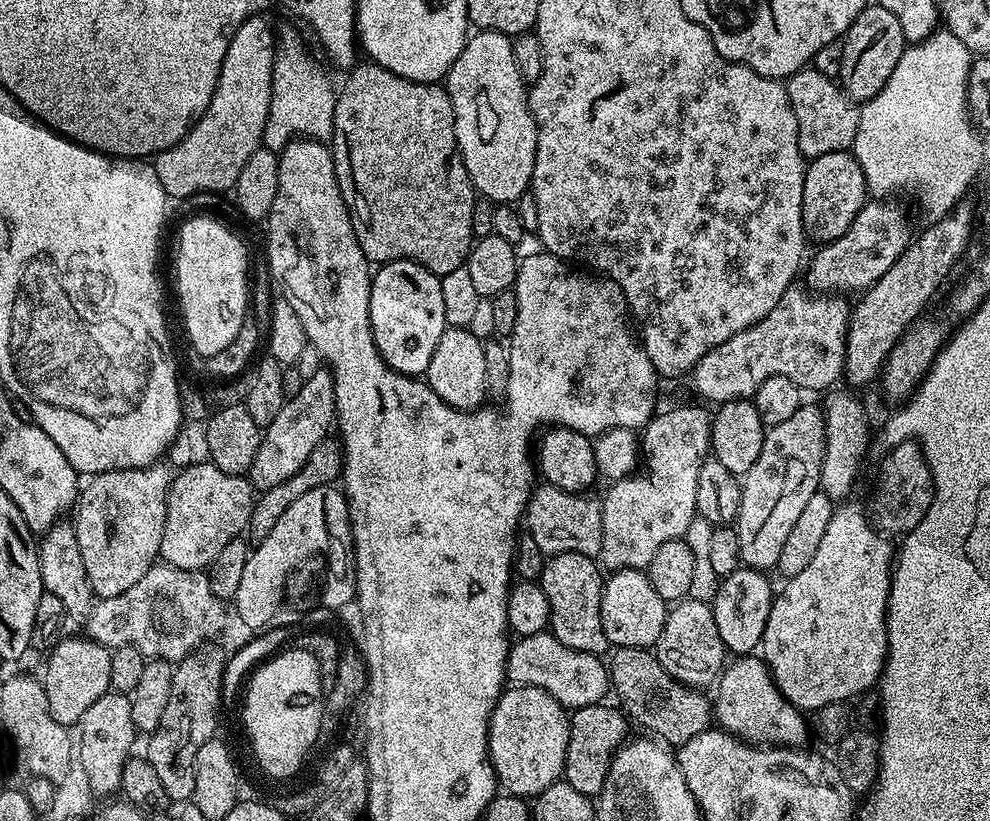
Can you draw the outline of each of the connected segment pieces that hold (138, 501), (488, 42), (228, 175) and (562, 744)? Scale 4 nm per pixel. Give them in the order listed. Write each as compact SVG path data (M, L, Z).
M160 467L100 472L87 481L85 488L83 485L74 508L74 527L78 550L82 550L82 562L86 566L86 578L92 587L93 597L105 600L114 598L114 594L122 594L122 590L130 590L130 586L134 586L134 582L138 582L138 578L142 578L157 563L162 546L162 530L166 526L170 483L170 472Z
M477 31L469 35L462 54L452 64L446 77L446 91L454 106L456 147L464 158L472 186L485 200L496 206L515 205L522 193L529 191L536 157L536 123L528 109L529 89L514 66L512 40L501 32Z
M263 15L252 16L235 31L219 71L218 86L203 115L174 147L157 153L153 164L171 199L233 189L250 158L261 147L269 114L276 38Z
M512 686L501 692L488 719L488 756L505 793L534 798L563 777L569 713L540 688Z

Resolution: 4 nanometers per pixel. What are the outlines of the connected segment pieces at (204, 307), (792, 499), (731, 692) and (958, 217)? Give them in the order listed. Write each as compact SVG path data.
M192 216L181 226L180 241L176 244L176 296L184 315L184 332L200 358L217 354L242 330L242 322L249 315L248 252L222 221L212 216Z
M804 402L798 410L794 410L794 415L786 418L786 422L773 424L765 431L762 454L758 454L754 466L750 466L750 470L742 477L740 505L734 521L740 543L740 563L743 567L757 570L775 569L790 530L794 530L806 502L810 502L810 498L814 498L818 491L824 459L824 415L819 407L816 409L814 405Z
M744 654L727 665L718 677L714 691L714 720L723 731L753 746L800 746L810 736L806 716L778 690L763 659Z
M968 202L957 203L940 220L933 220L924 233L917 235L908 249L859 297L851 309L846 334L843 379L852 384L868 384L881 375L889 353L905 332L925 315L924 307L944 284L952 267L972 240L972 208Z

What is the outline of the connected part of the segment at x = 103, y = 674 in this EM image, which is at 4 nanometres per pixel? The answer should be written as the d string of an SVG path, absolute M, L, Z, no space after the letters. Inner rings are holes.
M87 635L71 636L61 640L47 653L48 665L44 668L44 676L42 675L42 683L46 690L46 703L50 705L50 714L54 718L54 722L65 726L79 725L82 714L86 714L86 710L90 710L91 704L98 702L98 698L102 698L102 694L106 694L112 687L110 682L111 651L103 648L98 642L88 639Z

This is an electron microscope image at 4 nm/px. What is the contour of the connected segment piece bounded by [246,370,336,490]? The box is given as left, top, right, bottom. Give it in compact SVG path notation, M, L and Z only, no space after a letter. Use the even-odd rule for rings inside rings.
M308 372L302 390L296 396L289 396L284 401L282 410L274 417L274 422L263 429L258 446L258 454L254 454L254 462L246 473L252 482L253 489L265 490L284 482L291 475L302 469L303 463L311 452L326 440L336 414L336 399L334 398L334 382L332 373Z

